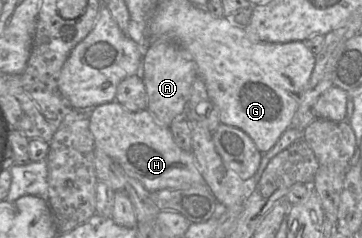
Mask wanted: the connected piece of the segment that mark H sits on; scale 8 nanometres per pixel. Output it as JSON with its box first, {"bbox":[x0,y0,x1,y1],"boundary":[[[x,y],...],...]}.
{"bbox":[89,100,205,192],"boundary":[[[114,100],[92,108],[89,111],[89,121],[95,148],[112,158],[121,166],[126,175],[137,179],[149,192],[162,189],[186,189],[192,185],[205,183],[192,151],[182,150],[175,143],[170,128],[160,124],[148,109],[130,112]]]}

